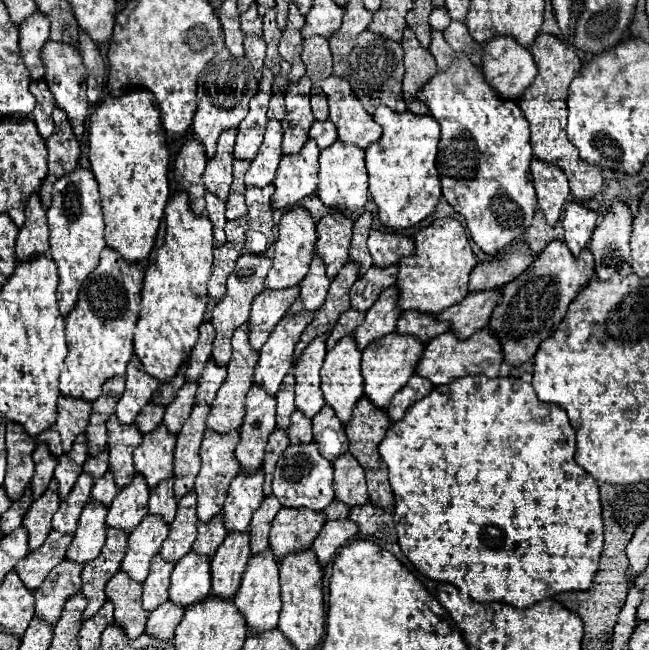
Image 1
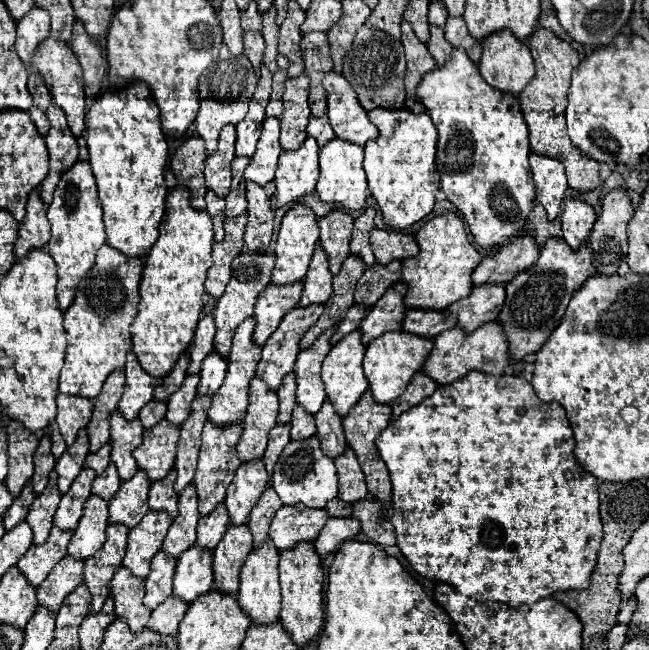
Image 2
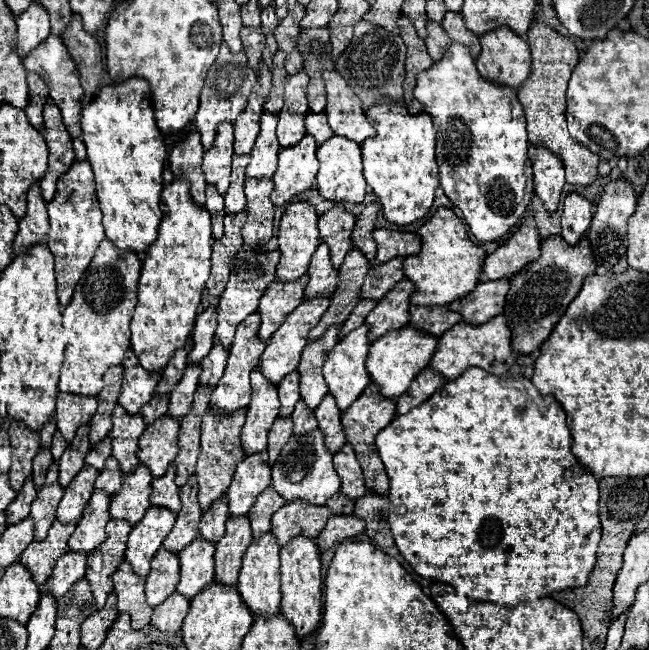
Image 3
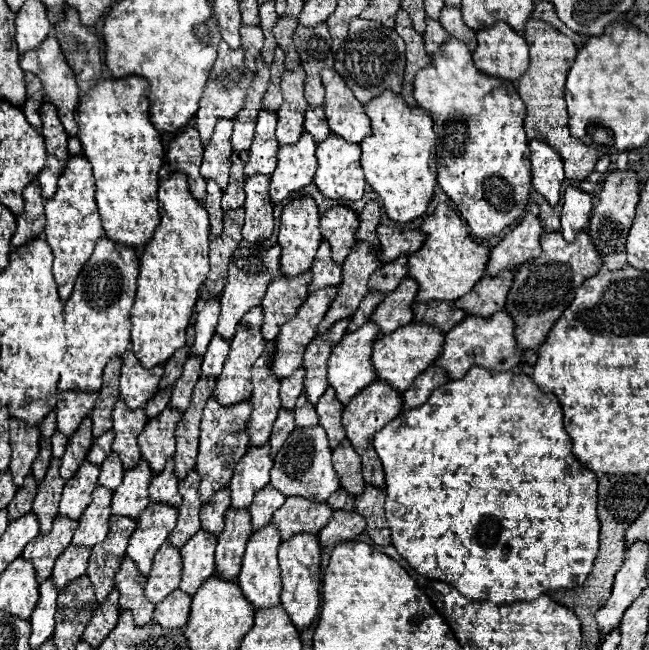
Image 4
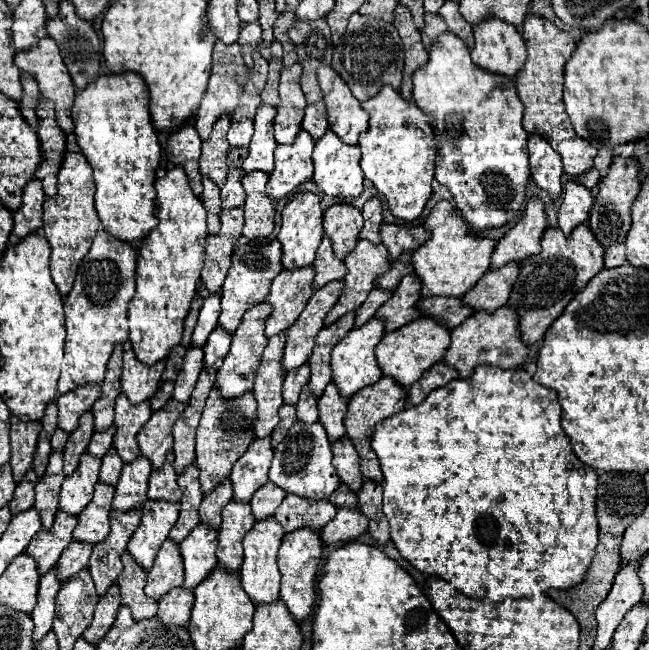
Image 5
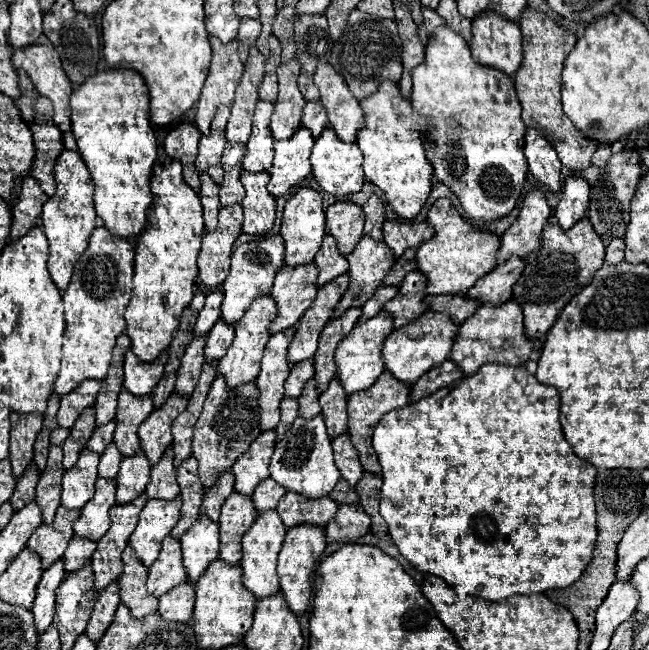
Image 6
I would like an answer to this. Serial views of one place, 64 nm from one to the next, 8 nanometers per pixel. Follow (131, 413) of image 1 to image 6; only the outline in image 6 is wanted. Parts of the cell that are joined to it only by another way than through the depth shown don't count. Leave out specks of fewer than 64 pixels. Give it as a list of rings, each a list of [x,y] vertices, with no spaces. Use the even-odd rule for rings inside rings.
[[[132,350],[126,352],[124,358],[124,386],[134,396],[146,396],[152,394],[154,386],[164,374],[166,364],[166,350],[152,362],[142,362]]]

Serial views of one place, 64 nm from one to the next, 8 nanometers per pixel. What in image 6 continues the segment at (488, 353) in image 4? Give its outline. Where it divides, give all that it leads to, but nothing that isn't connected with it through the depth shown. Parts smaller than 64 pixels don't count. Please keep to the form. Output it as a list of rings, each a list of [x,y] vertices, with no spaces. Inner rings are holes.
[[[510,298],[506,304],[498,308],[490,308],[490,304],[482,304],[472,318],[468,318],[454,340],[454,348],[450,352],[450,360],[454,360],[466,376],[476,374],[484,364],[506,364],[506,366],[522,366],[528,362],[532,352],[532,340],[524,332],[524,314],[520,304]]]

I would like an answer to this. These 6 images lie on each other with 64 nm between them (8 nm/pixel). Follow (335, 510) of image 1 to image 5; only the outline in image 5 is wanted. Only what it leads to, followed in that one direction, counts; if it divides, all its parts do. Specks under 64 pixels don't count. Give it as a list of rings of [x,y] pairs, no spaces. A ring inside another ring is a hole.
[[[340,484],[332,496],[328,498],[332,504],[336,504],[338,508],[356,508],[356,492],[352,492],[346,484]]]

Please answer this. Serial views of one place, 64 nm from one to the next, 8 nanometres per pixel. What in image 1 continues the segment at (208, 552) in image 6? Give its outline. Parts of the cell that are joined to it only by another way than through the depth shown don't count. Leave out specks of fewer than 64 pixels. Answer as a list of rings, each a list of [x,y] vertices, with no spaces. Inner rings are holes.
[[[188,552],[176,562],[172,570],[170,600],[178,606],[190,606],[204,600],[210,594],[210,560]]]

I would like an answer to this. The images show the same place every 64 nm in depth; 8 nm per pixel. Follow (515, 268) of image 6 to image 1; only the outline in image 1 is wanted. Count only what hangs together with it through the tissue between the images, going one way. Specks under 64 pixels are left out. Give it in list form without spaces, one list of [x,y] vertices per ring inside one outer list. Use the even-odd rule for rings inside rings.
[[[500,288],[470,292],[462,302],[450,306],[438,318],[448,320],[452,324],[452,332],[460,340],[466,340],[474,332],[488,326],[488,320],[494,308],[498,306],[498,300],[500,300]]]

